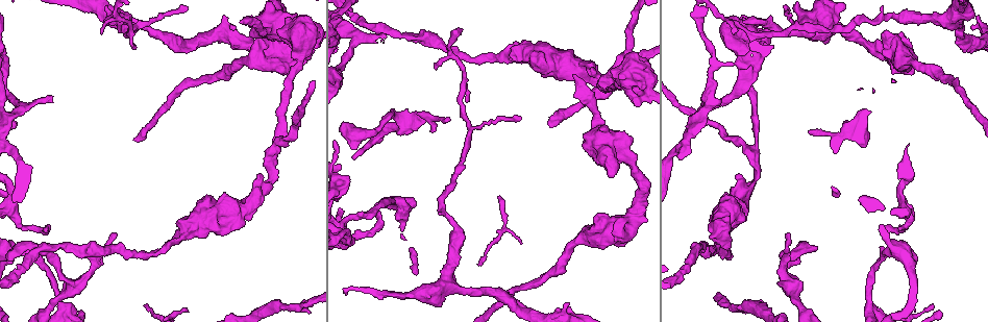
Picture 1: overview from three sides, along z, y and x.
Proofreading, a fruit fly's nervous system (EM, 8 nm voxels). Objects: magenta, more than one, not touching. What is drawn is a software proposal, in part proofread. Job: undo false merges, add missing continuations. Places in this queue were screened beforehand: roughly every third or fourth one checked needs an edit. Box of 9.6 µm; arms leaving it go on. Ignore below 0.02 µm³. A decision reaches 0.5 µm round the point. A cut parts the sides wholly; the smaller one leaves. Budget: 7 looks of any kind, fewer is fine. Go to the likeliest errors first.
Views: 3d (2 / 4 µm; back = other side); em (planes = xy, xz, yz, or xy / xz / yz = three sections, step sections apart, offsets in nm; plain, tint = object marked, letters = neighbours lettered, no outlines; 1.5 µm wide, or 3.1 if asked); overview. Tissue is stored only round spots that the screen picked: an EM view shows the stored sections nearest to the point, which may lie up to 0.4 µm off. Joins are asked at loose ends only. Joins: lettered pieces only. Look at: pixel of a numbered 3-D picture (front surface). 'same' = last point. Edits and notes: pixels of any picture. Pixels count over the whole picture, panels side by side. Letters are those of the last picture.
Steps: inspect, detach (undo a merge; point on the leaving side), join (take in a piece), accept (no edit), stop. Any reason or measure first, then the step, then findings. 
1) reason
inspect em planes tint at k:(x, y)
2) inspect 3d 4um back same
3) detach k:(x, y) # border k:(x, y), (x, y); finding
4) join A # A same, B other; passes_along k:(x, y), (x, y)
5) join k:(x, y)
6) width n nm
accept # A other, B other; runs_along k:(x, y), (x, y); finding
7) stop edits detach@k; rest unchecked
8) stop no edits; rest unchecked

a fork
inspect 3d 4um at 1:(609, 84)

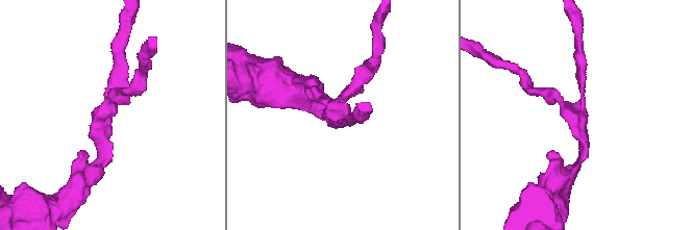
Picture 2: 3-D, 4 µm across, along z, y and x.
arms 3; arm_widths 190, 190, 200 nm
inspect em xz step 8 tint at 2:(110, 109)

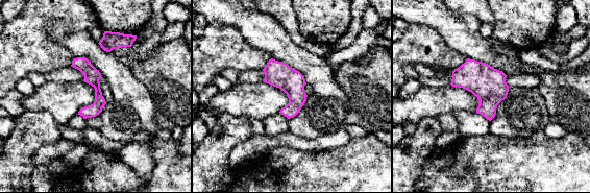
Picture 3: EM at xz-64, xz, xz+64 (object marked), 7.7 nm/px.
inspect em planes letters same

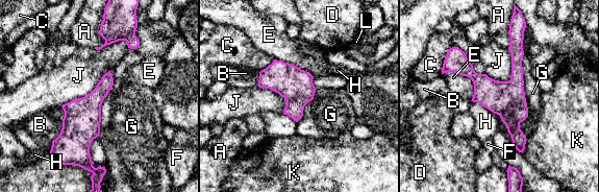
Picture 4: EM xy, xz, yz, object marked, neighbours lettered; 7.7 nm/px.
accept # A other, B other, C other, D other, E other, F other, G other, H other, J other, K other, L other; border 4:(140, 42), (94, 48); continuous, no second cell

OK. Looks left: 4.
branch stops here
inspect em planes tint at 1:(743, 21)

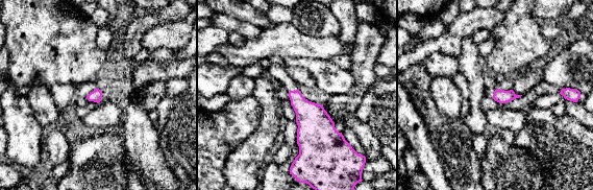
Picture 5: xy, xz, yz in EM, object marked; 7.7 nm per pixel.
what lies round it
inspect em planes letters same

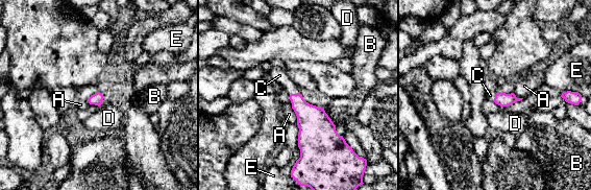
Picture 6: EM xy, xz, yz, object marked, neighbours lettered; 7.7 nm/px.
longest_contact B 160 nm
join C # A other, B other, C same, D other, E other; passes_along 6:(313, 121), (295, 94), (279, 75); the cell continues

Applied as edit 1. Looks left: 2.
stop edits join@6; rest unchecked

